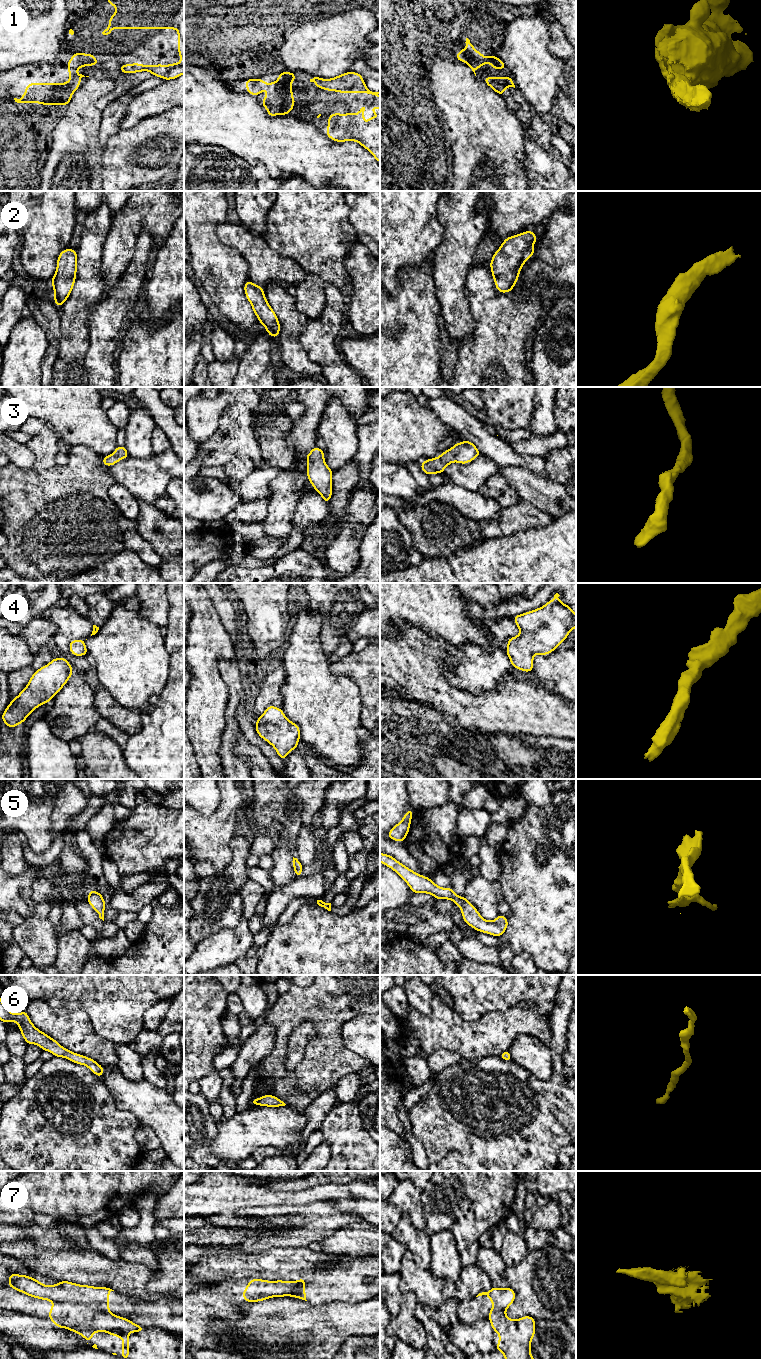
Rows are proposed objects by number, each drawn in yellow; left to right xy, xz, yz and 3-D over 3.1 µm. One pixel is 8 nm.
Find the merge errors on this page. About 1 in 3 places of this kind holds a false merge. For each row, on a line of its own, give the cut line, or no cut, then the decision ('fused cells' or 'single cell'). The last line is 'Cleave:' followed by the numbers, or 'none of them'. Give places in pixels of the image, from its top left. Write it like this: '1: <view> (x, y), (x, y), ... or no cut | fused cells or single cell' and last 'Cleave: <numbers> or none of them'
1: no cut | single cell
2: no cut | single cell
3: no cut | single cell
4: no cut | single cell
5: no cut | single cell
6: no cut | single cell
7: xy (53, 1301), (83, 1303), (94, 1309), (111, 1314) | fused cells
Cleave: 7

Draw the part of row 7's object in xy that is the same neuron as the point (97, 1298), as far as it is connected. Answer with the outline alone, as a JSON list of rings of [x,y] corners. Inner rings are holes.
[[[13,1273],[9,1274],[8,1287],[41,1300],[84,1304],[94,1310],[112,1314],[109,1311],[109,1293],[114,1290],[108,1287],[79,1285],[68,1281],[48,1286],[30,1276]]]

